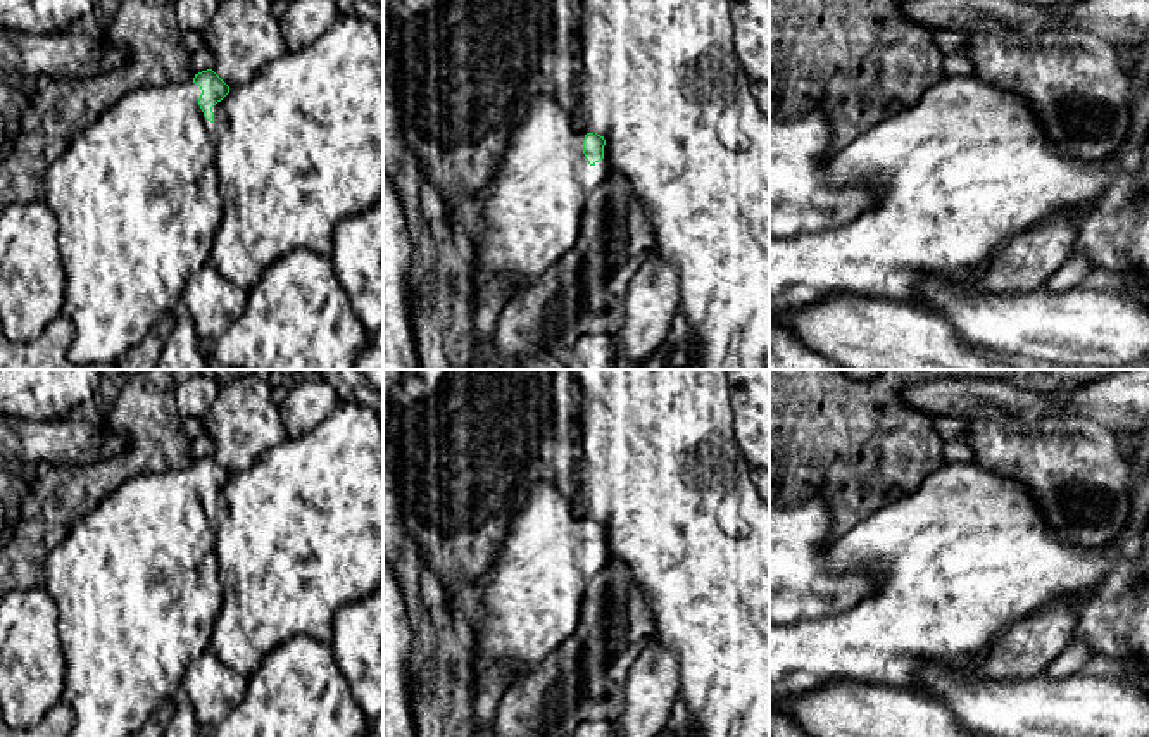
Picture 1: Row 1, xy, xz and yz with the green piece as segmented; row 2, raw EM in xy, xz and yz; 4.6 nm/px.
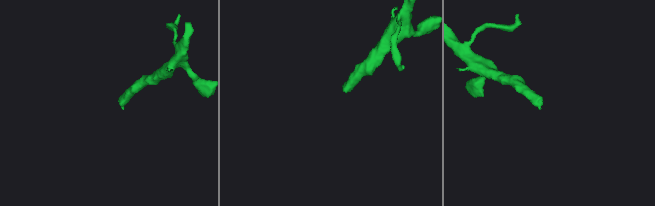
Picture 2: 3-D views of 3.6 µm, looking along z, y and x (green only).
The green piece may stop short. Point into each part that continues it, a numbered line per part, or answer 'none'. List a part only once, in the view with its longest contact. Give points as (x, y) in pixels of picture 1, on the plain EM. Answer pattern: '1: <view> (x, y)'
1: xz (532, 603)

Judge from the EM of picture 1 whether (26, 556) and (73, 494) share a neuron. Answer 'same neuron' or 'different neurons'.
same neuron

